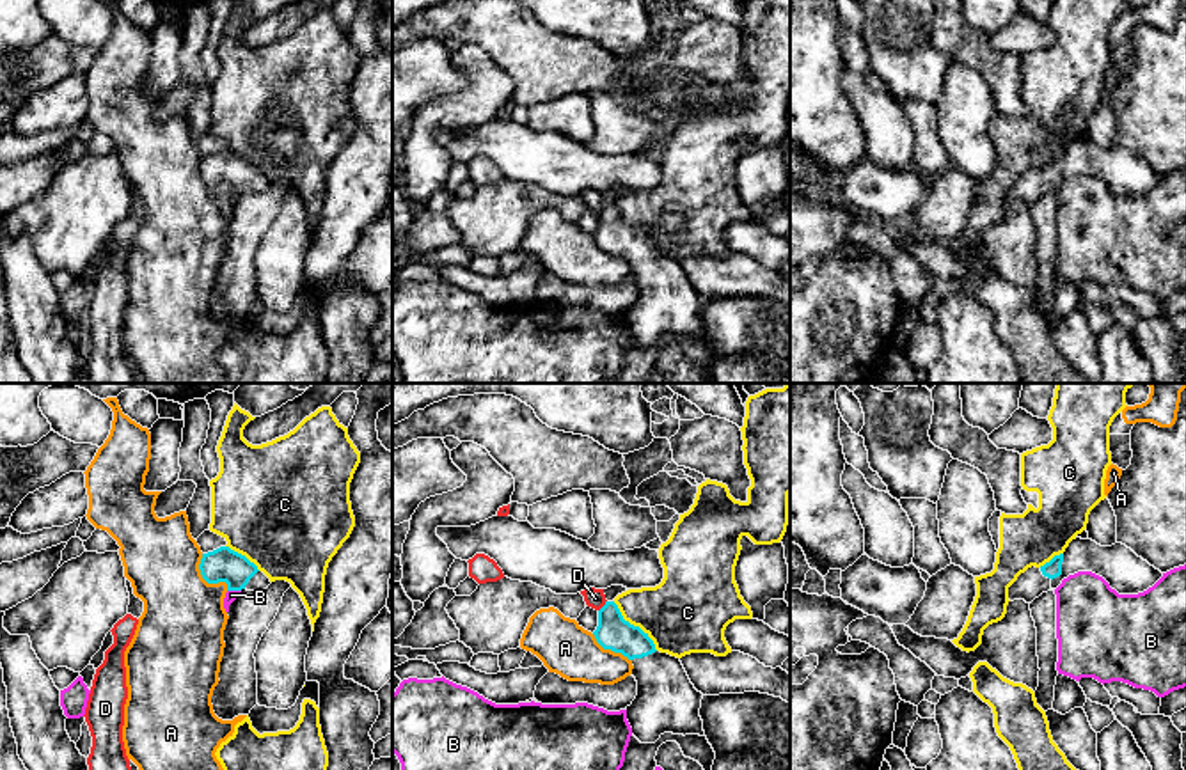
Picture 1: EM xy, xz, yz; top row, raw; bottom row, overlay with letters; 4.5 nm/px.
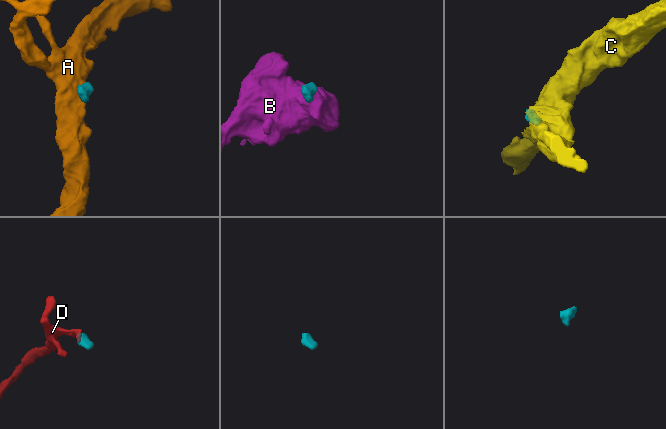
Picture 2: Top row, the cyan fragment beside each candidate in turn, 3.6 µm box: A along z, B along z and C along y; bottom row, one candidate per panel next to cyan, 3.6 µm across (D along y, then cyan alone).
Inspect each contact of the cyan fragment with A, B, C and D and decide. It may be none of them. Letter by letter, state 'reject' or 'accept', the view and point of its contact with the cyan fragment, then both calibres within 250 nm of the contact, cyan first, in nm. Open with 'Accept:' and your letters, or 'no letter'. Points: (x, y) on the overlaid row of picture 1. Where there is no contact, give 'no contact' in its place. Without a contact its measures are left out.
Accept: no letter
A: reject; meets cyan in xy at (206, 581); 160 nm thick on the cyan side, 380 nm on the other
B: reject; meets cyan in xy at (235, 589); 160 nm thick on the cyan side, 50 nm on the other
C: reject; meets cyan in xz at (632, 625); 160 nm thick on the cyan side, 360 nm on the other
D: reject; meets cyan in xz at (604, 605); 160 nm thick on the cyan side, 90 nm on the other

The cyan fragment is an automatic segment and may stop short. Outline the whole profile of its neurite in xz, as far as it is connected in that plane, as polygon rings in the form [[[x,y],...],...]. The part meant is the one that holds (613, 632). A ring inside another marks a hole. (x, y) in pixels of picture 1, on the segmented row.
[[[623,585],[604,589],[607,601],[598,610],[598,626],[593,635],[604,649],[621,653],[634,665],[632,676],[637,681],[637,695],[632,704],[625,708],[632,735],[641,743],[655,743],[664,733],[705,736],[703,720],[700,717],[703,694],[691,683],[680,658],[657,651],[648,633],[623,619],[614,598],[625,591],[627,587]]]

